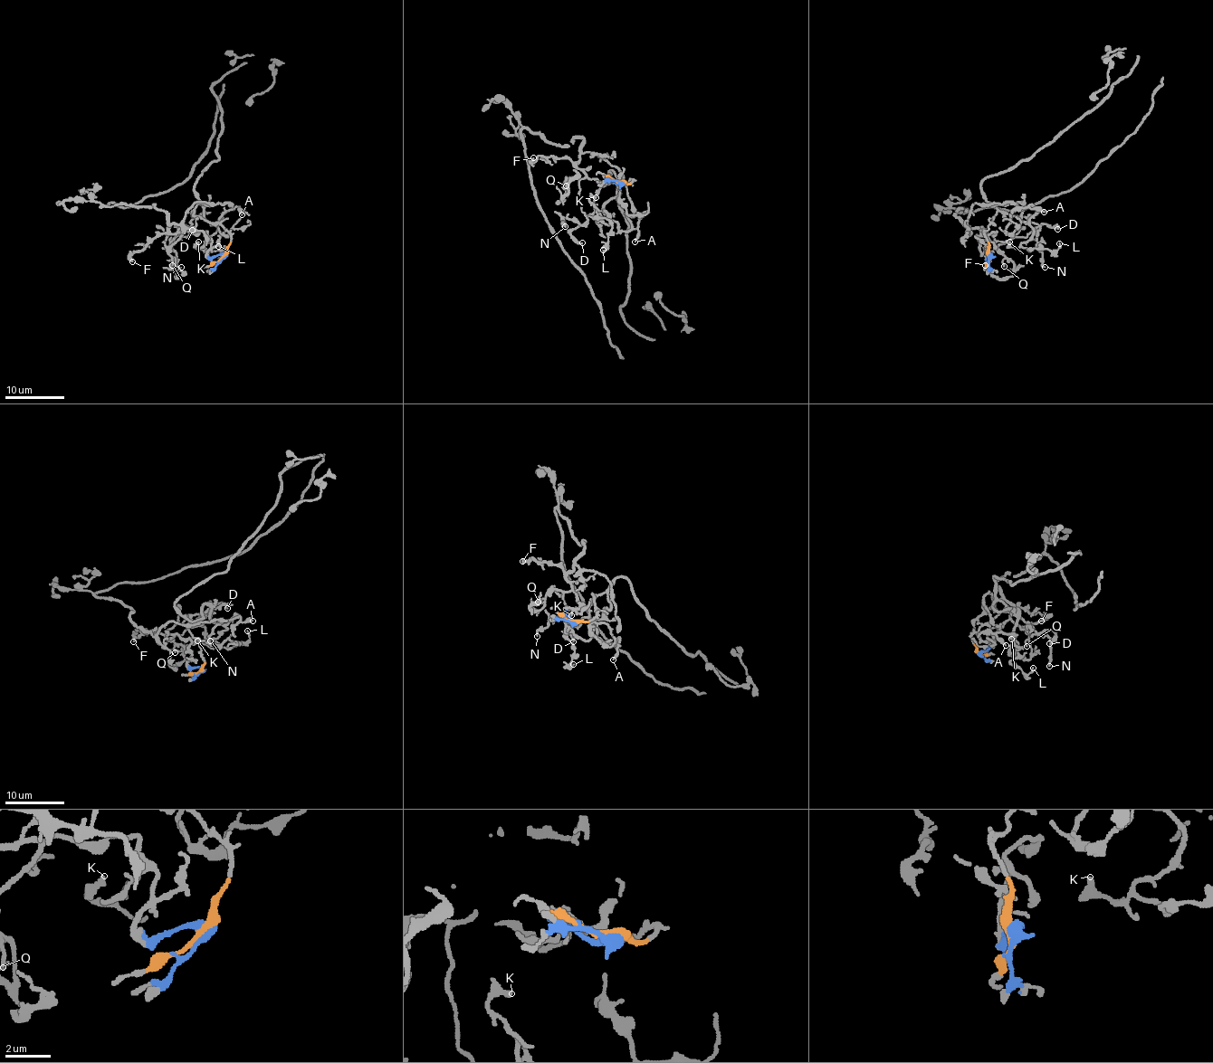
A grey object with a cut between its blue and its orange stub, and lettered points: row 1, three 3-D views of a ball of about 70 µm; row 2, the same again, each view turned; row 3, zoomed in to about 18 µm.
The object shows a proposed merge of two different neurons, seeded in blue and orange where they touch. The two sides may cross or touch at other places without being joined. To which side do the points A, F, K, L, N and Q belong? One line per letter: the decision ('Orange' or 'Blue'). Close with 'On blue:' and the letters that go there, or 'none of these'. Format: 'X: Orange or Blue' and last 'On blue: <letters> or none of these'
A: Orange
F: Blue
K: Orange
L: Orange
N: Orange
Q: Blue
On blue: F, Q

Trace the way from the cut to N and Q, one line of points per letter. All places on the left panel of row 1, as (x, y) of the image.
N: (223, 257), (231, 235), (193, 211), (190, 225), (172, 242), (176, 264), (181, 267)
Q: (223, 257), (217, 254), (210, 257), (206, 252), (210, 242), (205, 231), (186, 231), (170, 247), (172, 265)

